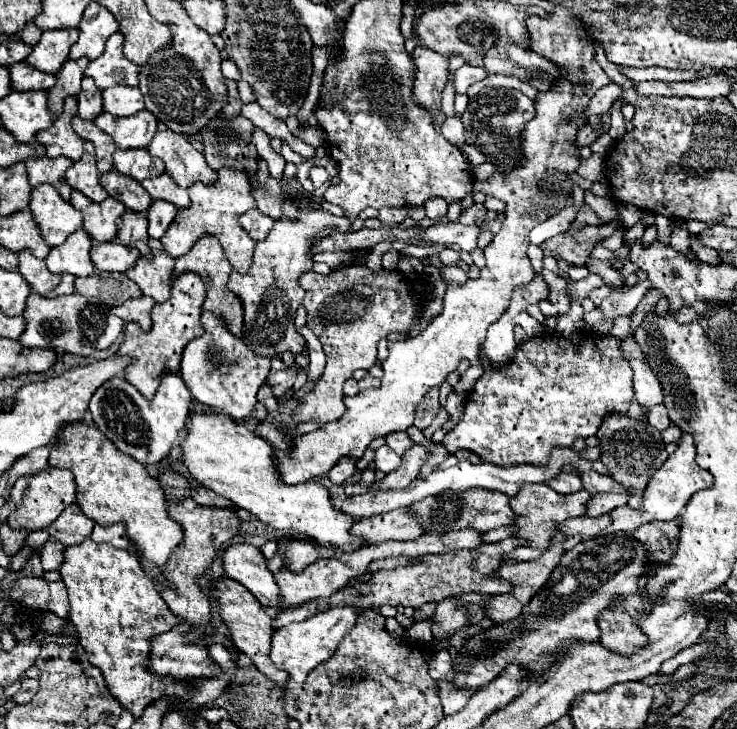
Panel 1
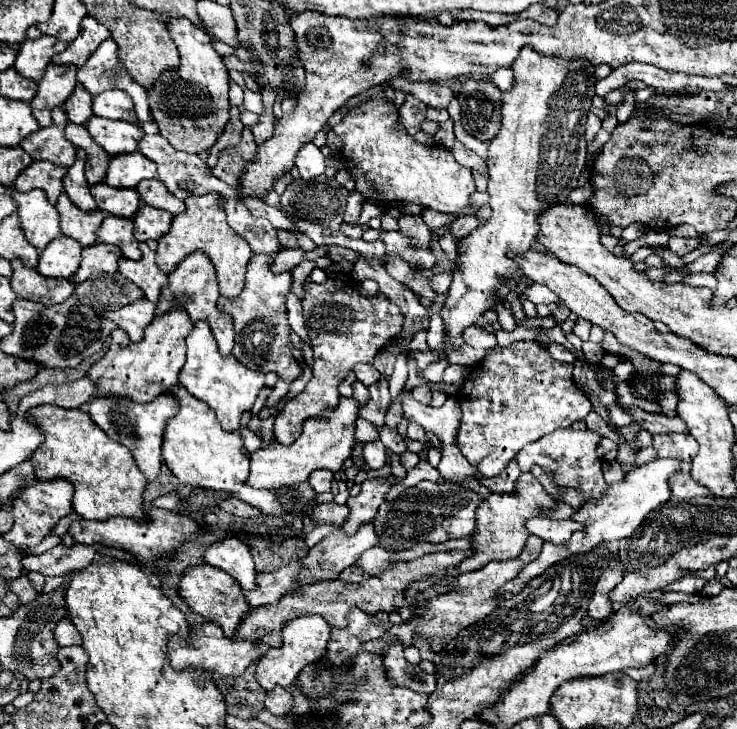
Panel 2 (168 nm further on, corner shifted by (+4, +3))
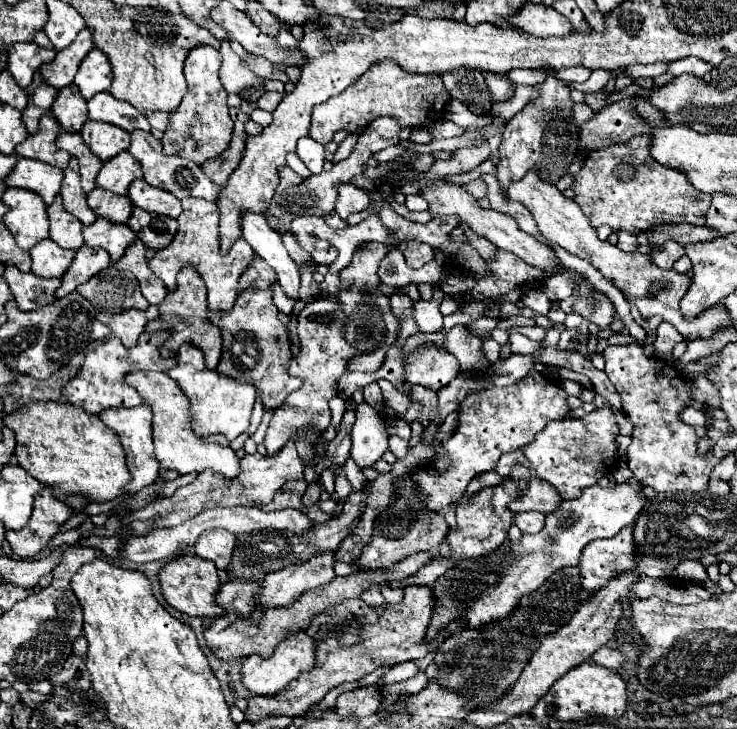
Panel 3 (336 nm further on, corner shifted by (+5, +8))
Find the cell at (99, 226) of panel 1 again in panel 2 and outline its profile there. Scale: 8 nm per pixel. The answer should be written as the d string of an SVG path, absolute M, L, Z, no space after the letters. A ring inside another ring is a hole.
M66 192L60 194L58 204L56 204L58 212L60 212L60 228L64 236L72 236L76 238L82 246L92 246L96 244L96 226L102 224L104 220L104 210L94 208L90 212L82 212L74 206L74 202L68 198Z

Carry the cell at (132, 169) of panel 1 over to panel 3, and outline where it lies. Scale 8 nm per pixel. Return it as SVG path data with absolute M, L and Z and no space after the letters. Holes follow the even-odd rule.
M127 153L115 155L111 161L105 161L95 183L101 189L107 189L115 195L127 195L127 189L131 181L143 177L143 171L139 169L139 163Z

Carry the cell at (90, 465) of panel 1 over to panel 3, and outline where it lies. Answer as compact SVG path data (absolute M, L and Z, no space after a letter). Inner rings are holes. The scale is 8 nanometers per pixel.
M37 401L5 415L3 423L17 437L17 465L29 471L39 483L55 489L57 499L79 493L101 503L123 495L123 485L131 479L125 453L117 433L99 417L89 417L83 409L63 401Z

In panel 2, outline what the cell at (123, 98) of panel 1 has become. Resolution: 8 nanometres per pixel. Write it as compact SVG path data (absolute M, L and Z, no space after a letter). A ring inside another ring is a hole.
M108 90L94 96L94 114L110 120L136 122L134 100L124 90Z

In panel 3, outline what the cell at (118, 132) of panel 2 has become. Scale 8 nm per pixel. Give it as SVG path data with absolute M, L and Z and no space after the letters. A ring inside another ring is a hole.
M89 119L81 129L81 137L101 161L109 161L129 145L129 133L123 133L123 129L115 129L115 125L107 125L103 121Z

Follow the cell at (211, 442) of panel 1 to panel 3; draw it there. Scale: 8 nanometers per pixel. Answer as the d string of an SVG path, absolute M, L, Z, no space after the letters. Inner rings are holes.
M131 371L125 375L125 383L137 389L143 401L153 411L153 443L155 443L155 457L165 469L175 469L181 475L191 471L205 471L213 469L227 479L239 475L239 459L235 451L229 447L225 437L195 437L191 435L191 419L189 419L189 401L183 397L183 391L167 377L167 373L153 373L153 371Z

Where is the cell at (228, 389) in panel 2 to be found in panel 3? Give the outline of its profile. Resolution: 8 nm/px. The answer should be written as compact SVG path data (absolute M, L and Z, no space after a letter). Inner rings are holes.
M183 345L177 353L177 363L167 371L169 377L179 385L179 389L191 401L191 429L197 437L209 435L223 435L225 439L233 441L237 435L245 433L249 427L253 403L255 403L255 387L247 383L237 383L231 377L219 375L217 371L207 371L203 365L203 353L193 345Z

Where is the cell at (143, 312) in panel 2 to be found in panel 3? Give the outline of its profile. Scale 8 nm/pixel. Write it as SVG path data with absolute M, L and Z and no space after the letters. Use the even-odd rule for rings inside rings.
M149 307L149 309L143 311L143 313L139 313L137 309L127 309L127 313L117 313L117 315L97 313L97 319L99 319L101 323L105 323L105 325L111 329L111 333L113 333L127 349L131 349L131 347L137 343L137 339L139 339L139 335L143 333L145 325L147 325L149 321L157 319L157 317L159 317L157 307Z

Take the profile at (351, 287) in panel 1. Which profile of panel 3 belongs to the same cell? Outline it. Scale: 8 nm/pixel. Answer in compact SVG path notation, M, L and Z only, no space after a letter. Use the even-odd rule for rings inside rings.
M321 297L311 303L307 303L297 317L297 335L299 335L299 353L289 363L289 375L299 377L303 381L301 389L293 391L279 409L275 409L273 419L269 423L267 435L265 435L265 449L267 455L279 453L289 439L295 441L299 457L307 467L315 465L315 441L317 437L329 427L331 423L331 411L329 411L329 399L337 395L337 381L347 371L347 361L357 355L351 345L347 345L343 337L341 319L345 315L339 311L339 303L335 303L333 297Z

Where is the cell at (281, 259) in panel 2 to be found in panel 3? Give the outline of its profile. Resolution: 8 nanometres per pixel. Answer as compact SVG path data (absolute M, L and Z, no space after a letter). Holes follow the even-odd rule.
M255 255L251 265L239 279L239 293L247 289L269 289L273 281L275 281L275 273L271 273L271 269L267 269L267 263L259 255Z

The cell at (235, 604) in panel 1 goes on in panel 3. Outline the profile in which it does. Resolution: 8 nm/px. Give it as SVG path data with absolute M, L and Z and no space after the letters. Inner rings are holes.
M181 555L169 563L165 563L165 567L159 571L159 583L161 583L161 593L165 597L165 601L189 615L189 617L217 617L223 615L223 609L219 609L219 605L215 605L215 593L219 591L219 575L217 569L211 561L203 561L201 557L195 555Z

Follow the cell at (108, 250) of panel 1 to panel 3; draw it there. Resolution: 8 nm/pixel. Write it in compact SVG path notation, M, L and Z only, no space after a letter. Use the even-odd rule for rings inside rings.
M83 245L77 251L75 261L71 263L71 269L67 269L67 273L61 277L63 283L55 291L55 297L61 299L65 293L75 291L75 287L89 281L95 273L103 271L109 263L111 263L111 259L107 257L107 253L103 253L103 249L91 249L91 247Z

